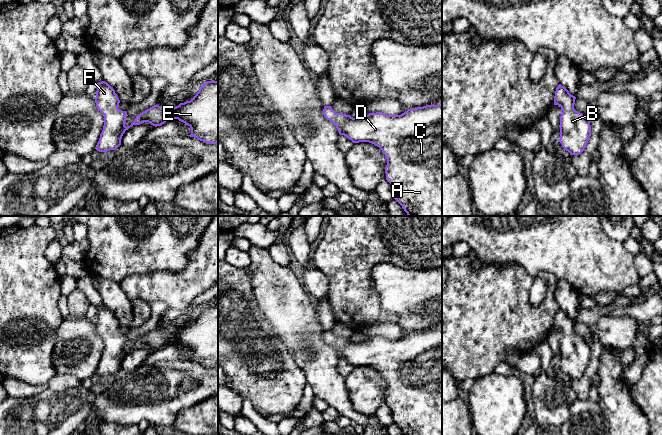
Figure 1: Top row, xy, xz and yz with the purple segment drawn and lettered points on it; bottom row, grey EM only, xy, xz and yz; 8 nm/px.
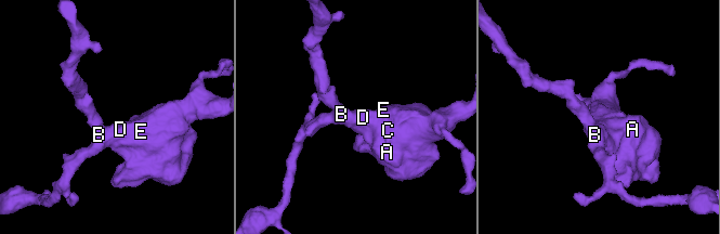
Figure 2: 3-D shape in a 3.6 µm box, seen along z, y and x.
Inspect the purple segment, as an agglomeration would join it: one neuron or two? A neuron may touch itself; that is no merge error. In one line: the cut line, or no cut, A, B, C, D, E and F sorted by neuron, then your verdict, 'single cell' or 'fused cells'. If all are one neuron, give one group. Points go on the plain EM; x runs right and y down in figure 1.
no cut | A B C D E F | single cell

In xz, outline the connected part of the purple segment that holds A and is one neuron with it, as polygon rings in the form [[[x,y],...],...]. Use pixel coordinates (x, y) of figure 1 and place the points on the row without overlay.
[[[442,329],[408,333],[401,339],[369,337],[363,342],[336,337],[331,330],[324,330],[323,339],[336,350],[340,359],[353,367],[369,366],[382,374],[387,383],[386,404],[392,410],[394,423],[404,435],[442,435]]]

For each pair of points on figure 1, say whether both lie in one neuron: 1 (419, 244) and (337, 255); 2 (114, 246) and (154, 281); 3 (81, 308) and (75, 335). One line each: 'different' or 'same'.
1: same
2: different
3: different

